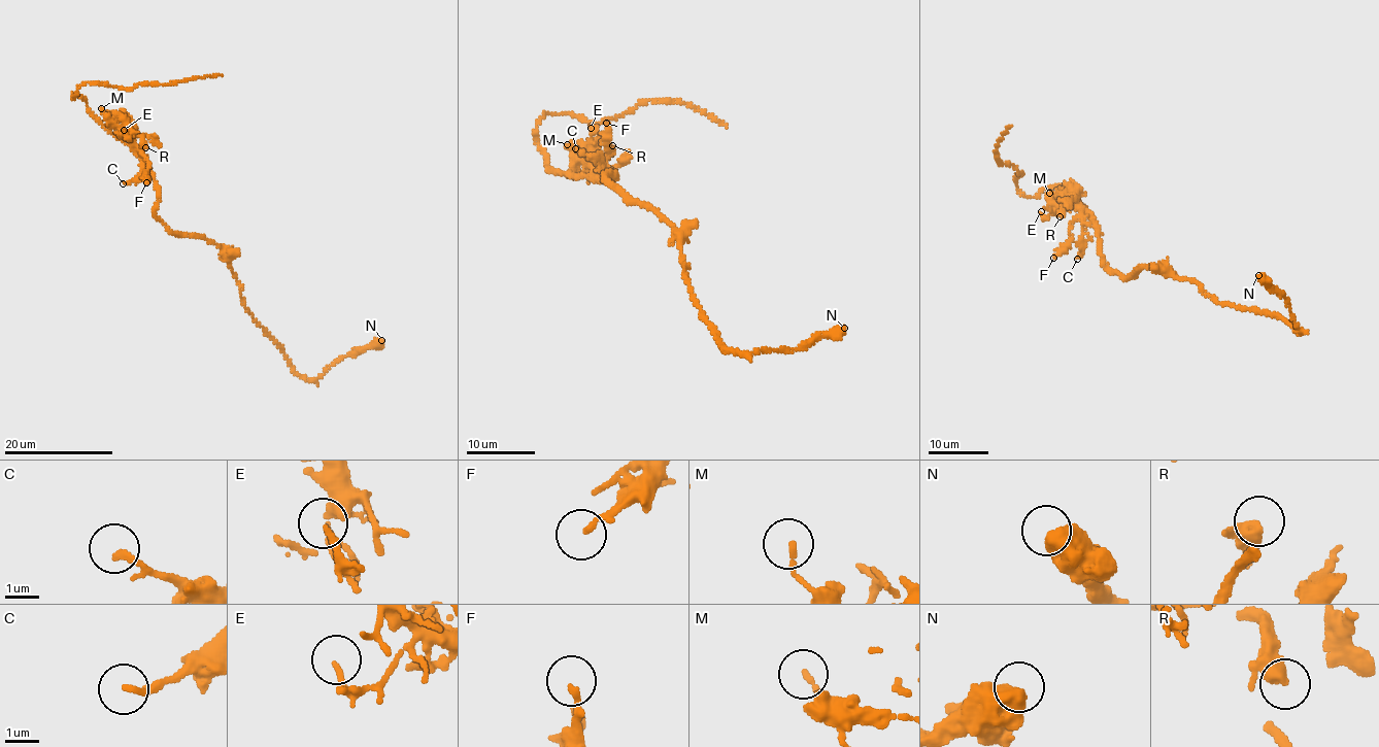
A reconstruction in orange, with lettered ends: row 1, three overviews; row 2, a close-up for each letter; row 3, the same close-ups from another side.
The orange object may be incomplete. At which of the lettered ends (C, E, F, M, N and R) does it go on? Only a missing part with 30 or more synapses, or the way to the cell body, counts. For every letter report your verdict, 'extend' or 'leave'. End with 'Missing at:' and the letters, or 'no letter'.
C: leave
E: leave
F: leave
M: leave
N: leave
R: leave
Missing at: no letter

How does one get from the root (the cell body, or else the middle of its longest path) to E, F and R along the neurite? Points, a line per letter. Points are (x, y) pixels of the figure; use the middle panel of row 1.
E: (608, 180), (606, 176), (613, 174), (613, 181), (606, 182), (595, 175), (591, 165), (591, 128)
F: (608, 180), (606, 176), (613, 174), (615, 179), (607, 179), (610, 172), (604, 166), (611, 149), (606, 123)
R: (608, 180), (606, 176), (613, 174), (613, 181), (606, 182), (595, 175), (595, 165), (605, 160), (612, 145)

